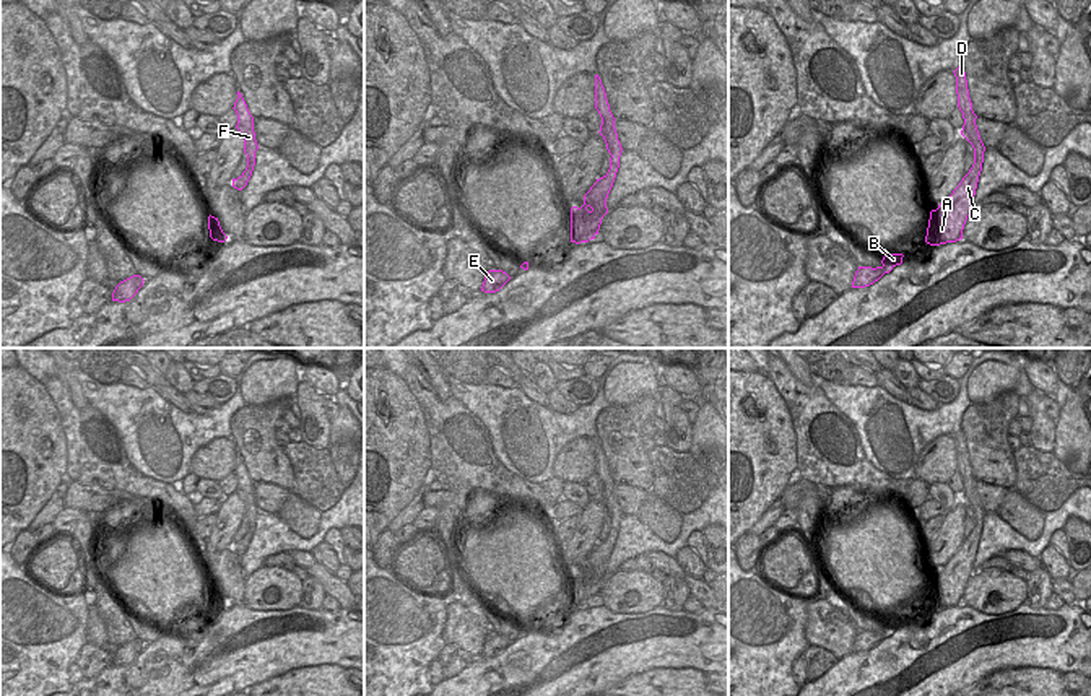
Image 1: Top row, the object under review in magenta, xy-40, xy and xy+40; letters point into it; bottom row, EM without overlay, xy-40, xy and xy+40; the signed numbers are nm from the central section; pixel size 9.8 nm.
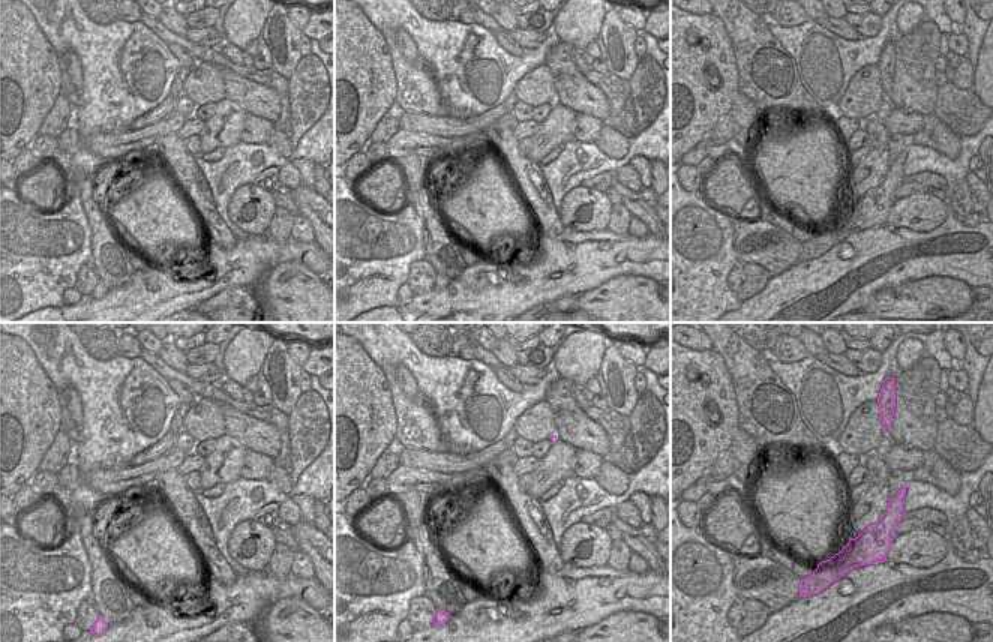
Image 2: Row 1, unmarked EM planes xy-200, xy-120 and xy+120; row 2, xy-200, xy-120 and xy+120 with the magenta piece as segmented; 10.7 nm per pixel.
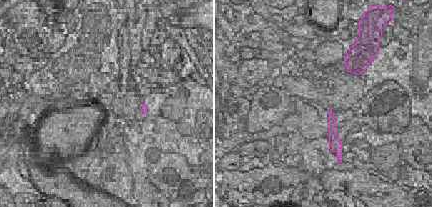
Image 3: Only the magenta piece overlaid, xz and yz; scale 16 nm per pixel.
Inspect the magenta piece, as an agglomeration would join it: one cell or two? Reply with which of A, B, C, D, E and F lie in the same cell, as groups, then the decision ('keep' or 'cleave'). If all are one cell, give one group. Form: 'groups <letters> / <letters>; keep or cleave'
groups A B C D E F; keep

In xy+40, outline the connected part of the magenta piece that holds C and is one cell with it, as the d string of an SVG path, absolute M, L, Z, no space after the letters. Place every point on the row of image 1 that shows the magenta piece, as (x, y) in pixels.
M958 67L953 73L956 76L958 107L963 112L964 119L961 135L974 148L974 164L969 169L969 172L963 177L959 185L953 190L953 194L943 203L940 203L937 210L930 211L930 220L925 236L925 242L930 246L956 242L963 239L963 229L966 220L974 210L974 195L982 171L984 151L985 151L985 146L980 140L976 125L977 115L972 111L966 72L963 67Z

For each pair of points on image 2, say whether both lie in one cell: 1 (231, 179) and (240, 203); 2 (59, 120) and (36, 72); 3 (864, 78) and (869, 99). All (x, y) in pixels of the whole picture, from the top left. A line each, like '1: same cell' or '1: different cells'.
1: different cells
2: different cells
3: same cell

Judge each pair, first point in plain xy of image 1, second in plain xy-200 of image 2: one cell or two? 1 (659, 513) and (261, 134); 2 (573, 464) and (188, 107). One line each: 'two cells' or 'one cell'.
1: two cells
2: two cells

